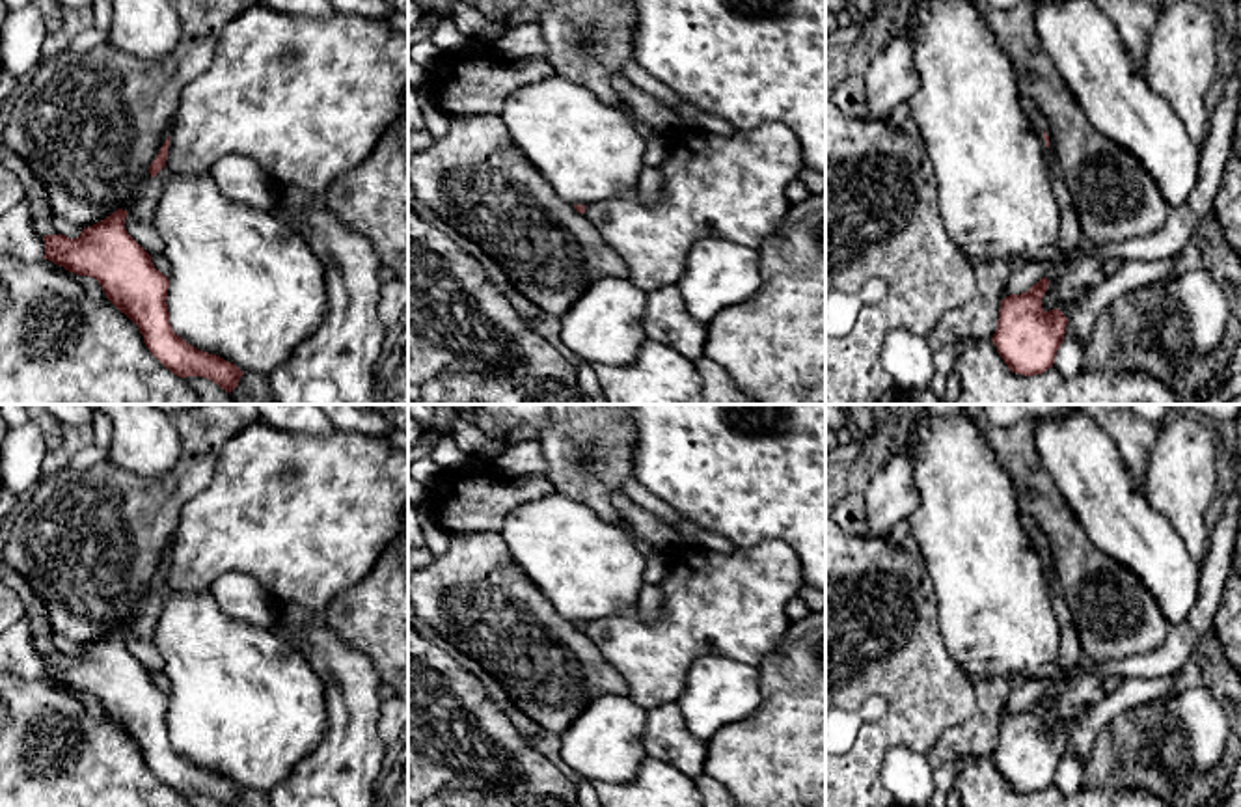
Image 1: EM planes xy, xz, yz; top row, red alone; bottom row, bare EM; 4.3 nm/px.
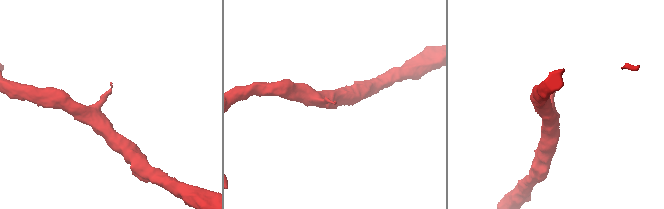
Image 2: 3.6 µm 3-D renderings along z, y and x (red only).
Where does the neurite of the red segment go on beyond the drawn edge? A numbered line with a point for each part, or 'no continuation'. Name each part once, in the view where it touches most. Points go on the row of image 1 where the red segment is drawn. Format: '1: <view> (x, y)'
no continuation

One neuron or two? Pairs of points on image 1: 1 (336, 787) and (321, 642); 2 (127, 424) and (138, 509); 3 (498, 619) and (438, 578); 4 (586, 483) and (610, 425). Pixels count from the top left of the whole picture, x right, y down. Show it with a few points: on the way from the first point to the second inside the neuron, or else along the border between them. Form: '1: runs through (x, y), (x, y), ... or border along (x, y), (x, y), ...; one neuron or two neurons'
1: runs through (345, 752), (345, 677); one neuron
2: border along (110, 459), (144, 476), (166, 476), (176, 466); two neurons
3: runs through (483, 604), (474, 595), (453, 593); one neuron
4: runs through (589, 468), (589, 446), (595, 440); one neuron

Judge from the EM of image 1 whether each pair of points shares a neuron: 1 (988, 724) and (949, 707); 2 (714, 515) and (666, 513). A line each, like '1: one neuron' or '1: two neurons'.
1: two neurons
2: two neurons

